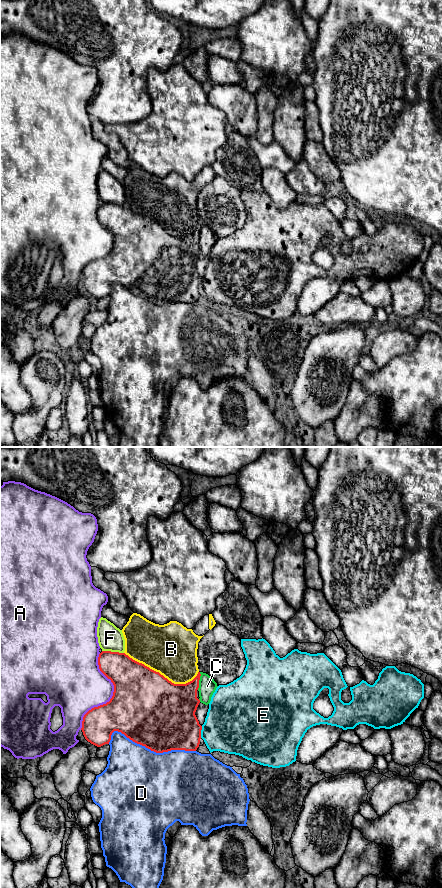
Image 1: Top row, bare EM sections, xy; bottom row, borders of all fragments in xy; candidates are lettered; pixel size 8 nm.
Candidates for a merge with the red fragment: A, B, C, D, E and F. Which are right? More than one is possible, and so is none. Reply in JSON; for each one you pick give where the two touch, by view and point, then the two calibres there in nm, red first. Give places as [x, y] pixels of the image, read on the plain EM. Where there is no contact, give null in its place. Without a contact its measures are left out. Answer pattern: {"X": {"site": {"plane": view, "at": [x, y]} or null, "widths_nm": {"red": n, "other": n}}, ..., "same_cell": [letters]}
{"same_cell": []}

